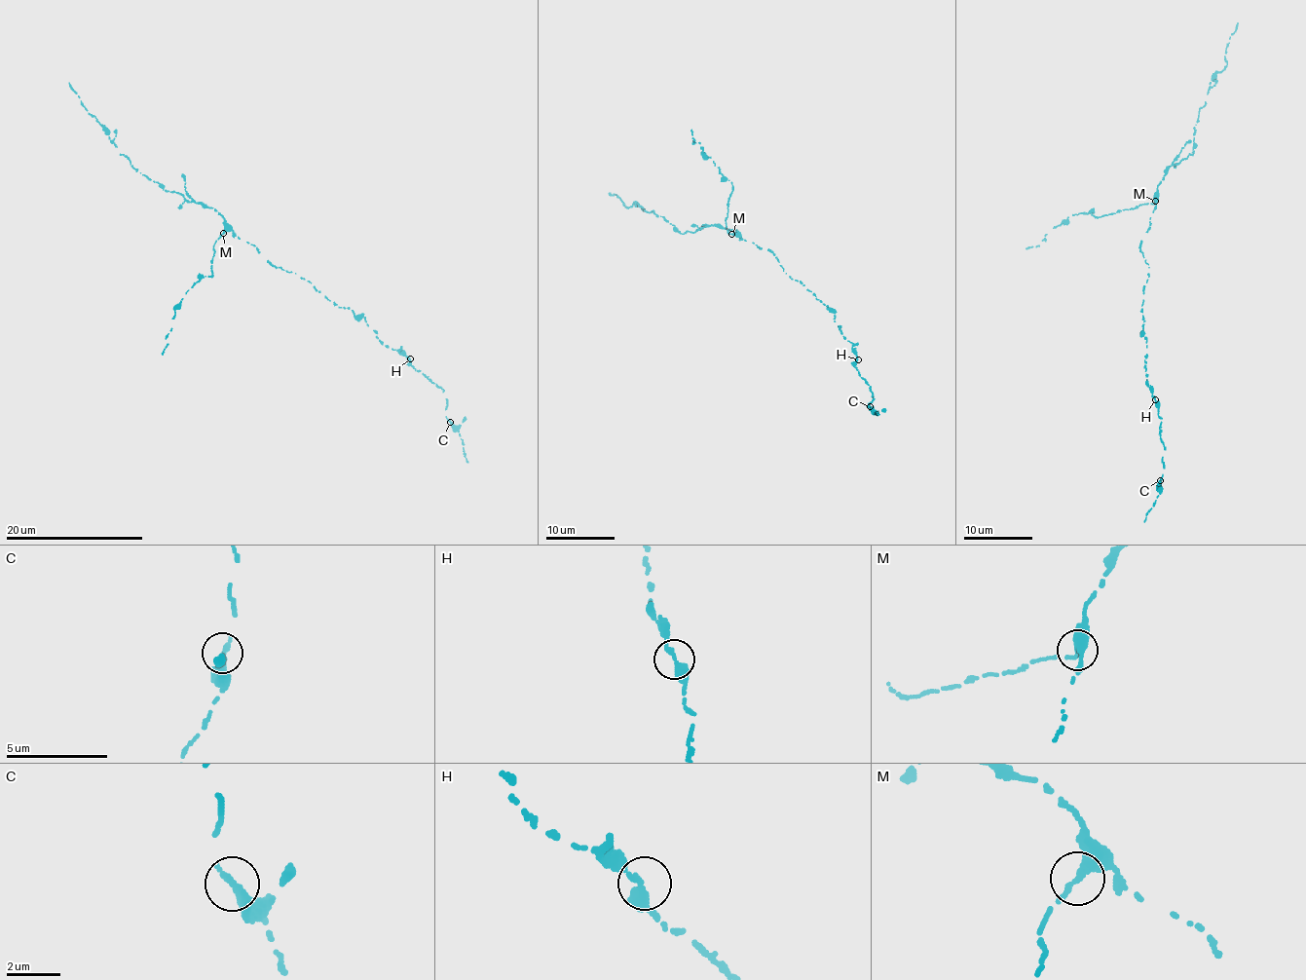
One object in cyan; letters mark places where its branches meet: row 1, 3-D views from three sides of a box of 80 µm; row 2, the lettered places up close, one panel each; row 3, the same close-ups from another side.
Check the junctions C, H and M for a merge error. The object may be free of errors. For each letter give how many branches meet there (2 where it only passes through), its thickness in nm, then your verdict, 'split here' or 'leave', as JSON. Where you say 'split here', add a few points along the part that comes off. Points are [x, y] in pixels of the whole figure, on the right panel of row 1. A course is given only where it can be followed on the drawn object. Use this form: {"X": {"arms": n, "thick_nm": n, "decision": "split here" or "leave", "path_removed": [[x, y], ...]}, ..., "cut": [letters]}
{"C": {"arms": 1, "thick_nm": 400, "decision": "leave"}, "H": {"arms": 2, "thick_nm": 280, "decision": "leave"}, "M": {"arms": 1, "thick_nm": 400, "decision": "split here", "path_removed": [[1155, 202], [1100, 216], [1090, 212], [1078, 212], [1045, 235], [1036, 247], [1026, 249]]}, "cut": ["M"]}

